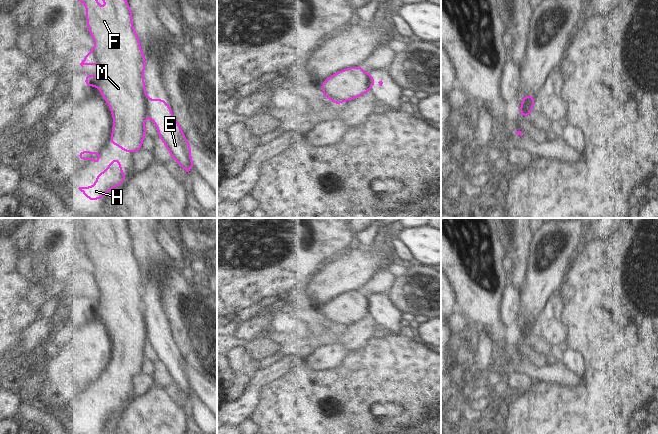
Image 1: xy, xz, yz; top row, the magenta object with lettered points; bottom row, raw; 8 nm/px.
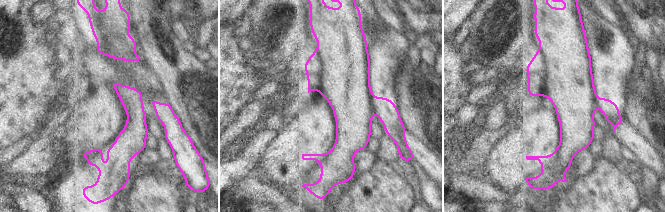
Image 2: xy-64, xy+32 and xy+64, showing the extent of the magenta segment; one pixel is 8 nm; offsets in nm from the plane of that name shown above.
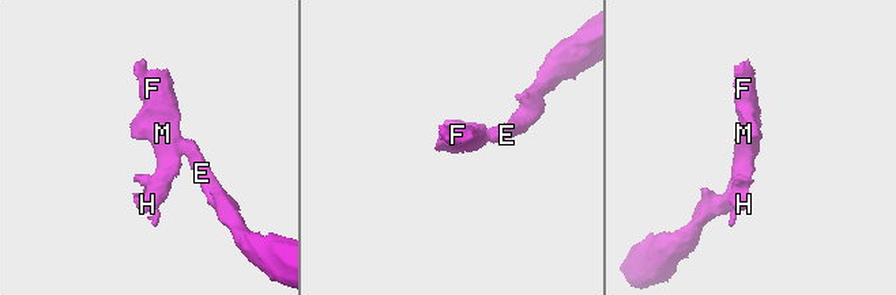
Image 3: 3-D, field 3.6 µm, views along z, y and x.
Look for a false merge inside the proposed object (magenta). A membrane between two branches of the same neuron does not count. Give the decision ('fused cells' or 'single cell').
fused cells

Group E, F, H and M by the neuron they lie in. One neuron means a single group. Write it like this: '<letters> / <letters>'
E / F H M

